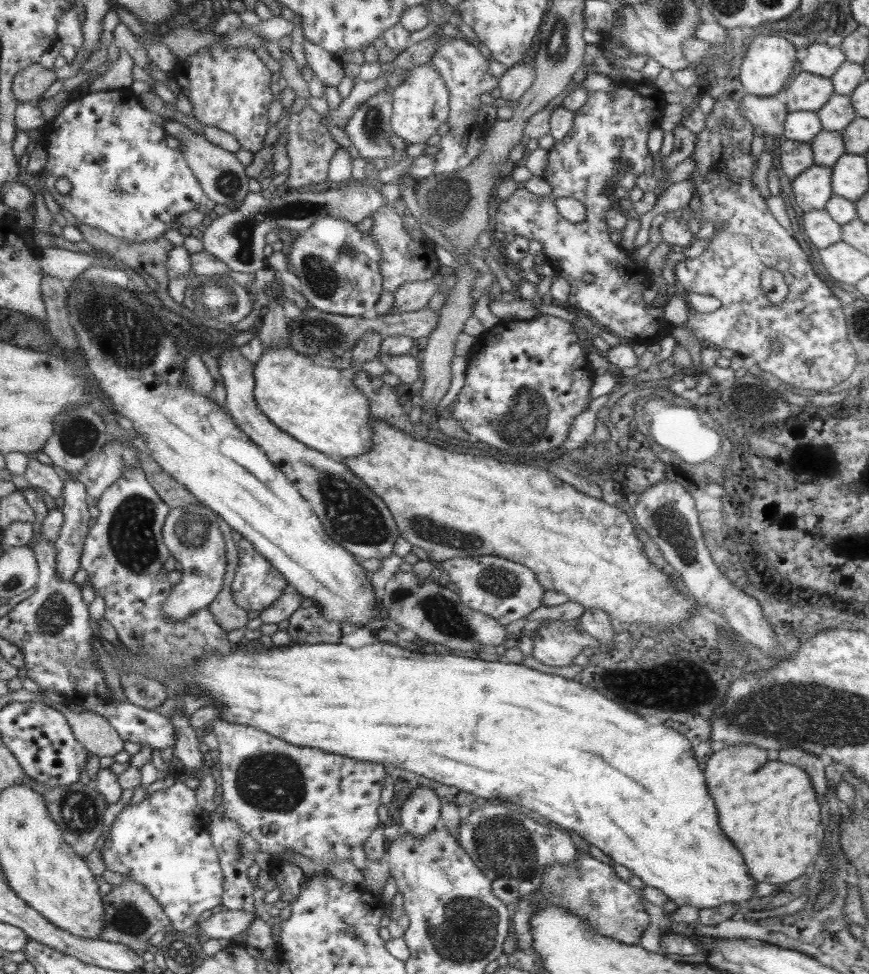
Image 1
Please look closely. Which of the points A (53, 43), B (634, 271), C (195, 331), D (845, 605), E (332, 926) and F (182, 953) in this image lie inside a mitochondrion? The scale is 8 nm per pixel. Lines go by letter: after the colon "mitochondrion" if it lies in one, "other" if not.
A: other
B: other
C: other
D: other
E: other
F: mitochondrion

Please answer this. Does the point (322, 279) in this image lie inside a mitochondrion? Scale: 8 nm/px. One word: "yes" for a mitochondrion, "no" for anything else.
yes

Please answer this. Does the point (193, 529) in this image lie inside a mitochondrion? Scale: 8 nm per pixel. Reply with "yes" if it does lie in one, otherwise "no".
yes

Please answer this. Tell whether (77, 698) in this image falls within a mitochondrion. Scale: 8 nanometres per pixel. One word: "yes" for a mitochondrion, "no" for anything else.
no

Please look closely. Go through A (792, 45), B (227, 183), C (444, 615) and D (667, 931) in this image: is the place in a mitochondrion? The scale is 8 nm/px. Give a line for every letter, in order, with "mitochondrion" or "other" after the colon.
A: other
B: mitochondrion
C: mitochondrion
D: other

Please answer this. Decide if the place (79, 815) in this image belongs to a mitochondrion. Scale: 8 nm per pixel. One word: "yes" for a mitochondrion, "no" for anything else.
yes

